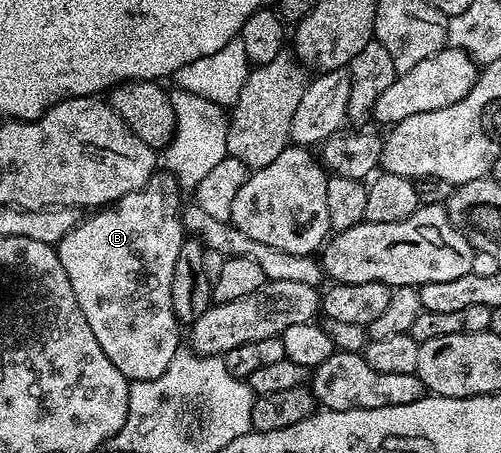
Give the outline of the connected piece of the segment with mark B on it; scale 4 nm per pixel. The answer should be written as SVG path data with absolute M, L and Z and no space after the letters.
M154 172L153 178L139 191L131 191L131 195L123 195L119 200L112 202L111 207L94 212L97 213L94 217L86 216L70 233L63 235L63 239L55 246L59 263L63 263L63 271L67 271L67 279L71 279L71 291L75 291L75 299L79 303L79 311L83 311L83 319L87 319L95 339L99 339L99 347L103 347L103 355L107 355L107 359L111 359L111 363L115 363L115 367L119 367L121 374L128 377L130 382L159 379L183 345L183 329L171 307L171 279L175 275L175 263L181 258L181 246L187 240L181 214L183 209L181 193L183 194L182 186L171 172Z

